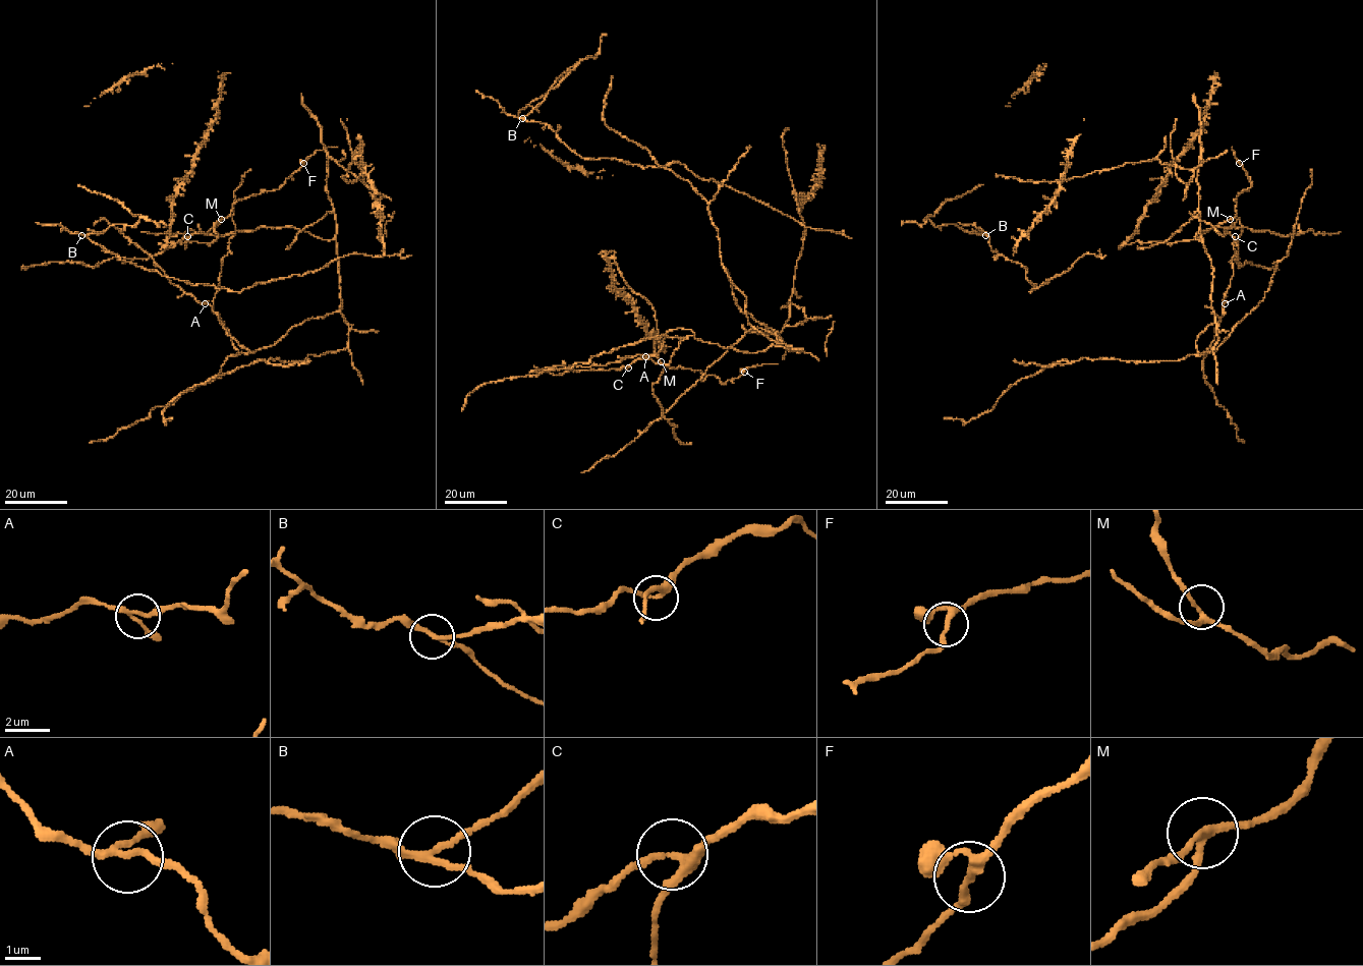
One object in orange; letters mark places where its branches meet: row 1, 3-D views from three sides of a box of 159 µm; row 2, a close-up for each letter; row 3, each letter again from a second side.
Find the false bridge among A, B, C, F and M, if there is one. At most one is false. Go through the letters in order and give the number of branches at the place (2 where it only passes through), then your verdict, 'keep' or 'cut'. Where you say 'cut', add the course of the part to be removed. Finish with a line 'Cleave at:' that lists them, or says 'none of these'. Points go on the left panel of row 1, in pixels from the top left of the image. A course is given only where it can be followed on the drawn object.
A: 3 | keep
B: 3 | cut | (81, 234), (103, 232), (115, 224), (134, 227), (142, 217), (133, 216), (116, 200), (77, 184)
C: 3 | keep
F: 3 | keep
M: 3 | keep
Cleave at: B

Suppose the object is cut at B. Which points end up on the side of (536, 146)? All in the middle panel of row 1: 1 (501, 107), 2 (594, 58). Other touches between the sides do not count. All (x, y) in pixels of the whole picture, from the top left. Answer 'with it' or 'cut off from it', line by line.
1: with it
2: cut off from it

